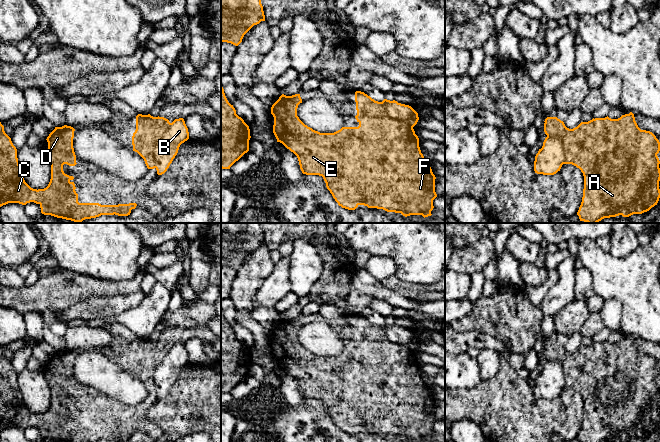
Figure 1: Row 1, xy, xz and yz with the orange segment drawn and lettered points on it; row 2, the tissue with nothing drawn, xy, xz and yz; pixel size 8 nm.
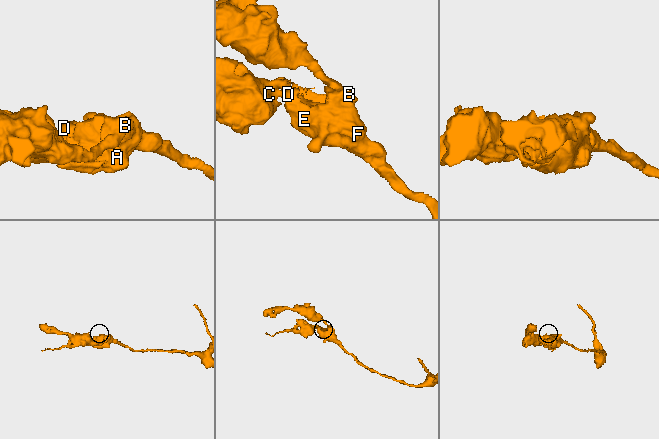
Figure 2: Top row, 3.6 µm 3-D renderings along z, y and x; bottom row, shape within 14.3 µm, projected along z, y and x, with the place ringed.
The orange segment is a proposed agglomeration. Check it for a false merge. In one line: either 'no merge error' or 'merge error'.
merge error

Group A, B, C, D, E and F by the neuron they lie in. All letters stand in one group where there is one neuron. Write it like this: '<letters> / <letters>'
A C D E F / B

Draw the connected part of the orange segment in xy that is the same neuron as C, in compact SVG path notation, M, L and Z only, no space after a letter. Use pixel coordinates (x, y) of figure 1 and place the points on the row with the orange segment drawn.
M0 122L0 207L8 203L19 203L26 205L34 202L40 205L41 213L51 215L57 218L82 222L85 219L96 218L101 215L128 216L132 209L135 209L136 203L101 205L99 203L79 203L75 184L72 181L73 176L64 173L63 165L75 166L76 155L73 148L73 138L75 129L64 125L55 127L47 137L48 142L48 160L51 165L51 179L48 186L44 189L33 189L24 180L21 173L21 167L17 158L17 149L13 145L11 138L5 133L4 126Z

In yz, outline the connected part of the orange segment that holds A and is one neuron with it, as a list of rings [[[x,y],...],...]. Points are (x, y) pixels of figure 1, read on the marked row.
[[[632,112],[618,119],[611,119],[608,116],[593,118],[588,122],[581,122],[573,129],[567,128],[557,117],[547,117],[544,122],[545,134],[562,140],[565,153],[564,164],[572,164],[583,173],[583,197],[577,212],[580,221],[598,223],[604,218],[619,215],[629,217],[647,212],[657,205],[660,198],[660,161],[657,156],[660,151],[660,142],[652,132],[638,127]]]

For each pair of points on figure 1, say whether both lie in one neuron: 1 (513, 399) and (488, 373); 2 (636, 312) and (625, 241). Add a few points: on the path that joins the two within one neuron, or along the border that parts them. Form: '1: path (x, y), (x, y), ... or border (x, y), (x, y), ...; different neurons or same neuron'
1: border (499, 354), (498, 372), (492, 378), (484, 380); different neurons
2: border (638, 245), (623, 256), (612, 256), (608, 252); different neurons

